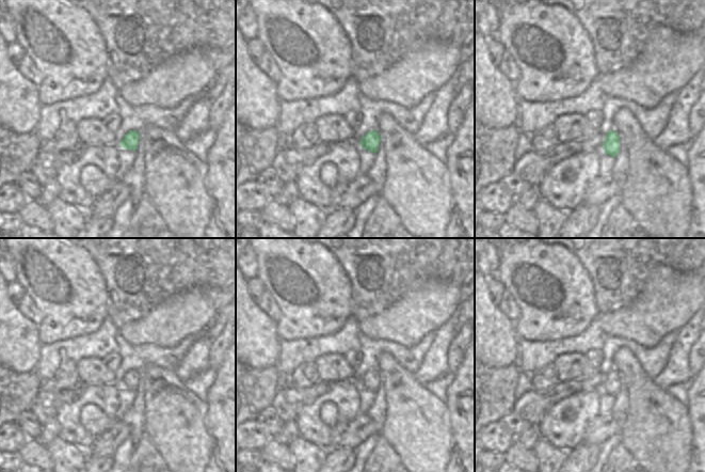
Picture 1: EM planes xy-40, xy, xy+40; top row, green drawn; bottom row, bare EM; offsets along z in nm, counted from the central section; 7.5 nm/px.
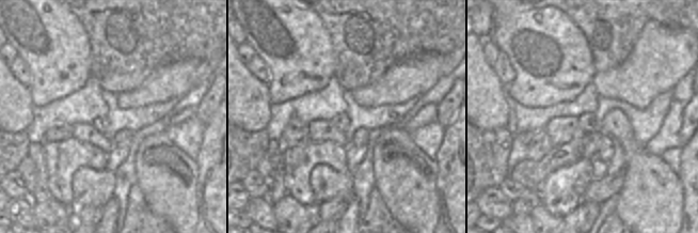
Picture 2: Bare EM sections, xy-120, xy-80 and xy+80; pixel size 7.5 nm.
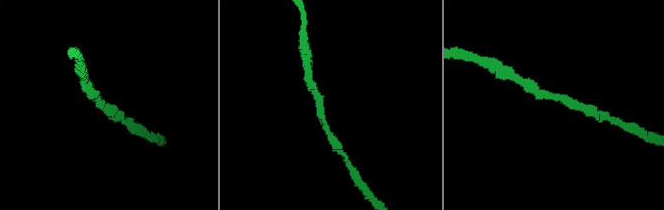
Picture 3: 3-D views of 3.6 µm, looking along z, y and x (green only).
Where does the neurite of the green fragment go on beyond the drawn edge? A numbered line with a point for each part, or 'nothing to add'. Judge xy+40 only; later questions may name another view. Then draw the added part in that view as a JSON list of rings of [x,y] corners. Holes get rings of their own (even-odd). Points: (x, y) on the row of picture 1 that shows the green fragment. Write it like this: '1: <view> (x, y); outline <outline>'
nothing to add

